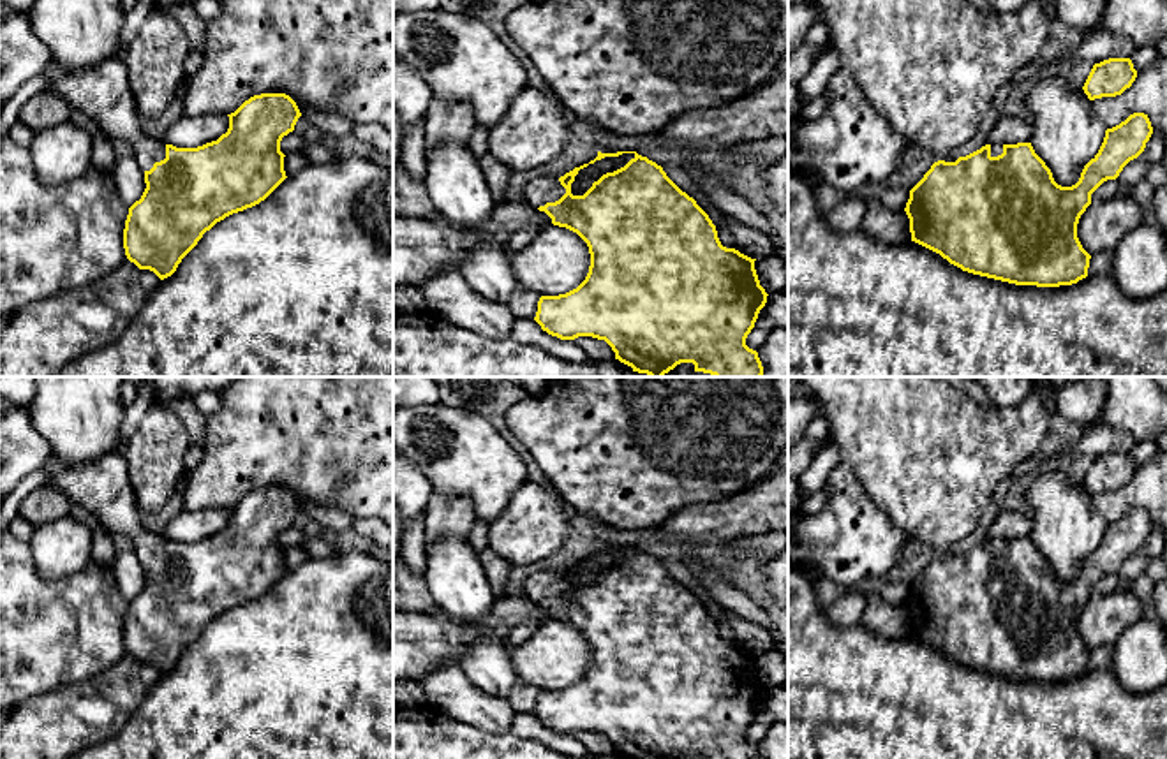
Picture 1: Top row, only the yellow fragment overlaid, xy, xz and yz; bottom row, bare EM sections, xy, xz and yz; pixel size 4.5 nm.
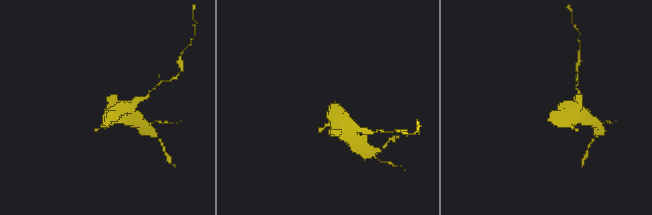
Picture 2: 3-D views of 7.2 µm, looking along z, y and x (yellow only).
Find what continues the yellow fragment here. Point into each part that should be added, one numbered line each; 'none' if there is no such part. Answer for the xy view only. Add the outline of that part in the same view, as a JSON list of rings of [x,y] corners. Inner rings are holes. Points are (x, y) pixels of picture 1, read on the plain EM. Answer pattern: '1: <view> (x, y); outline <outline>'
1: xy (103, 486); outline [[[122,449],[62,470],[46,486],[60,490],[71,504],[81,504],[109,534],[125,535],[143,565],[166,553],[166,537],[141,525]]]

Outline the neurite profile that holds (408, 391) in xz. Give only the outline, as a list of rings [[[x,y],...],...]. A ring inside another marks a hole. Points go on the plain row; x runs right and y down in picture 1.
[[[393,377],[393,410],[439,402],[439,387],[430,377]]]

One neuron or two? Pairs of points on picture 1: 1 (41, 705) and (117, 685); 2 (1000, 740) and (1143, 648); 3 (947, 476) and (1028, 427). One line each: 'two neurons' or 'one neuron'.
1: one neuron
2: two neurons
3: one neuron

